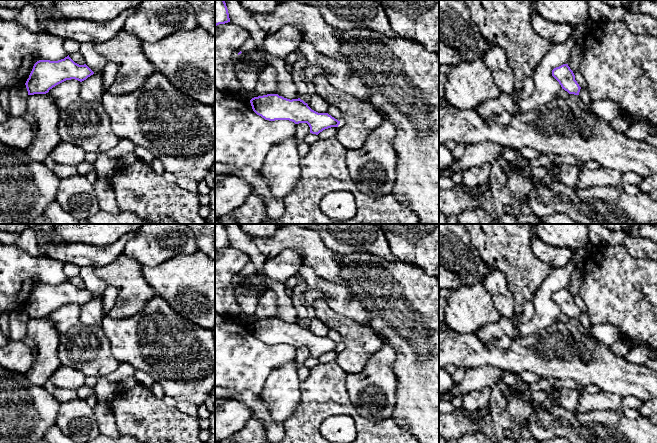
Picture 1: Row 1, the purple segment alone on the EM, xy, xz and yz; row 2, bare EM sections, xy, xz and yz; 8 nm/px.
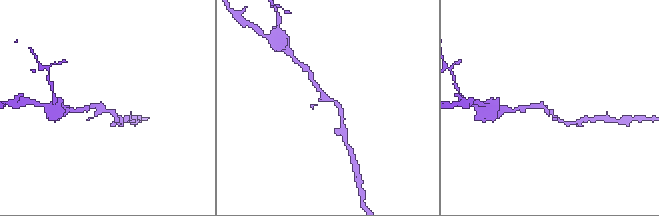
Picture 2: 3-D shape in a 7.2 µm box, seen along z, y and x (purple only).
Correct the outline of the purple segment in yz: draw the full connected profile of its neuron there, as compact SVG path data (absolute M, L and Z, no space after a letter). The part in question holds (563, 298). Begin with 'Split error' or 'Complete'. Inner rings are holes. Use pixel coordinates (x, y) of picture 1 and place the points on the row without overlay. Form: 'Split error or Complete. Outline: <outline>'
Complete. Outline: M563 288L552 294L552 300L559 306L562 313L569 318L579 319L581 311L575 304L575 299L568 288Z

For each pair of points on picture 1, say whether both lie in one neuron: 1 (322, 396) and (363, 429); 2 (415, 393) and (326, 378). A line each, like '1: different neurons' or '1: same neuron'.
1: same neuron
2: different neurons

